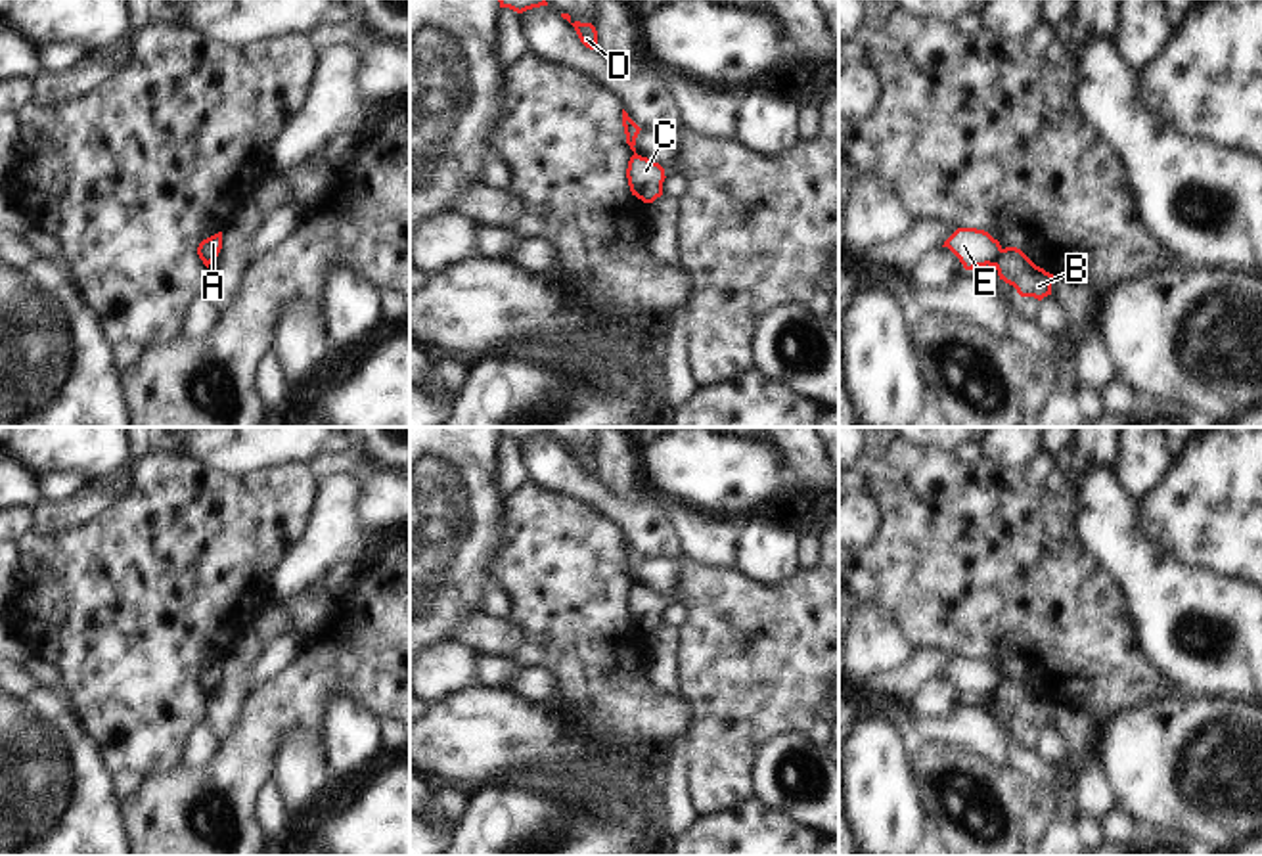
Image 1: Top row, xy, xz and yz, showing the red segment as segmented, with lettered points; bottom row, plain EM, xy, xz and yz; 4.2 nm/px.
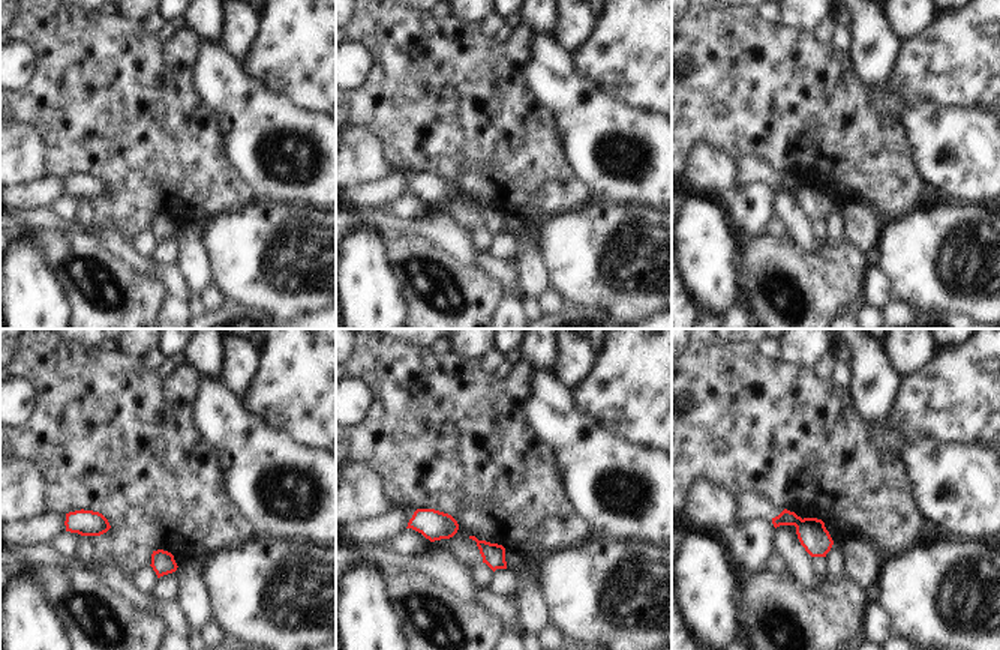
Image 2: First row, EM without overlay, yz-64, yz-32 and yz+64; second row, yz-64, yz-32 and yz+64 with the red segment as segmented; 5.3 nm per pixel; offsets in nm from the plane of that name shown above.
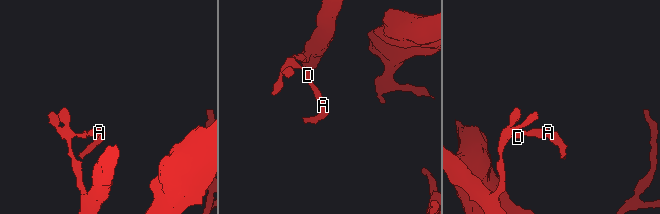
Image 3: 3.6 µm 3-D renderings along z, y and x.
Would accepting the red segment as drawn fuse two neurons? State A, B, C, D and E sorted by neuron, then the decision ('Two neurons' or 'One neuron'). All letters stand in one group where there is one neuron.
Groups: A D E / B C. Two neurons

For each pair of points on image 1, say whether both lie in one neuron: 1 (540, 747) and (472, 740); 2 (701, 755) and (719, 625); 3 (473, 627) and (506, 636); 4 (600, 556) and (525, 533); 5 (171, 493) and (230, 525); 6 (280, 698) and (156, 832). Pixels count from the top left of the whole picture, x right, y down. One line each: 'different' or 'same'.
1: same
2: same
3: same
4: same
5: same
6: same

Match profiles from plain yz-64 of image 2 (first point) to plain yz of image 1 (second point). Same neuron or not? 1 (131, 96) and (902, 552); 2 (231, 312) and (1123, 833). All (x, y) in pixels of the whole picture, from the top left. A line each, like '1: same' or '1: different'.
1: same
2: different

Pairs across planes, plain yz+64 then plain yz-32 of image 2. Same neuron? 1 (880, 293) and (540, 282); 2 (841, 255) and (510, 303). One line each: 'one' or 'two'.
1: one
2: two

